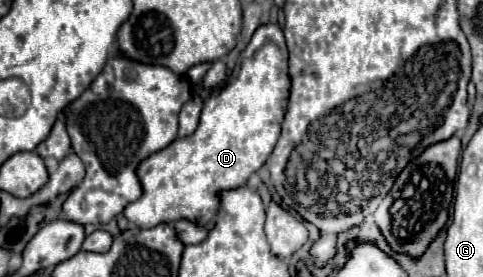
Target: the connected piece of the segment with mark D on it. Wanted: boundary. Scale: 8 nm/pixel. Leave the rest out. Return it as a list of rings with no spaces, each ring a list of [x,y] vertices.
[[[263,25],[241,53],[225,85],[211,91],[203,105],[199,127],[185,139],[149,155],[137,167],[143,195],[123,209],[127,221],[141,229],[189,219],[199,227],[211,223],[219,209],[219,191],[247,183],[271,155],[287,109],[289,75],[287,45],[279,25]]]

